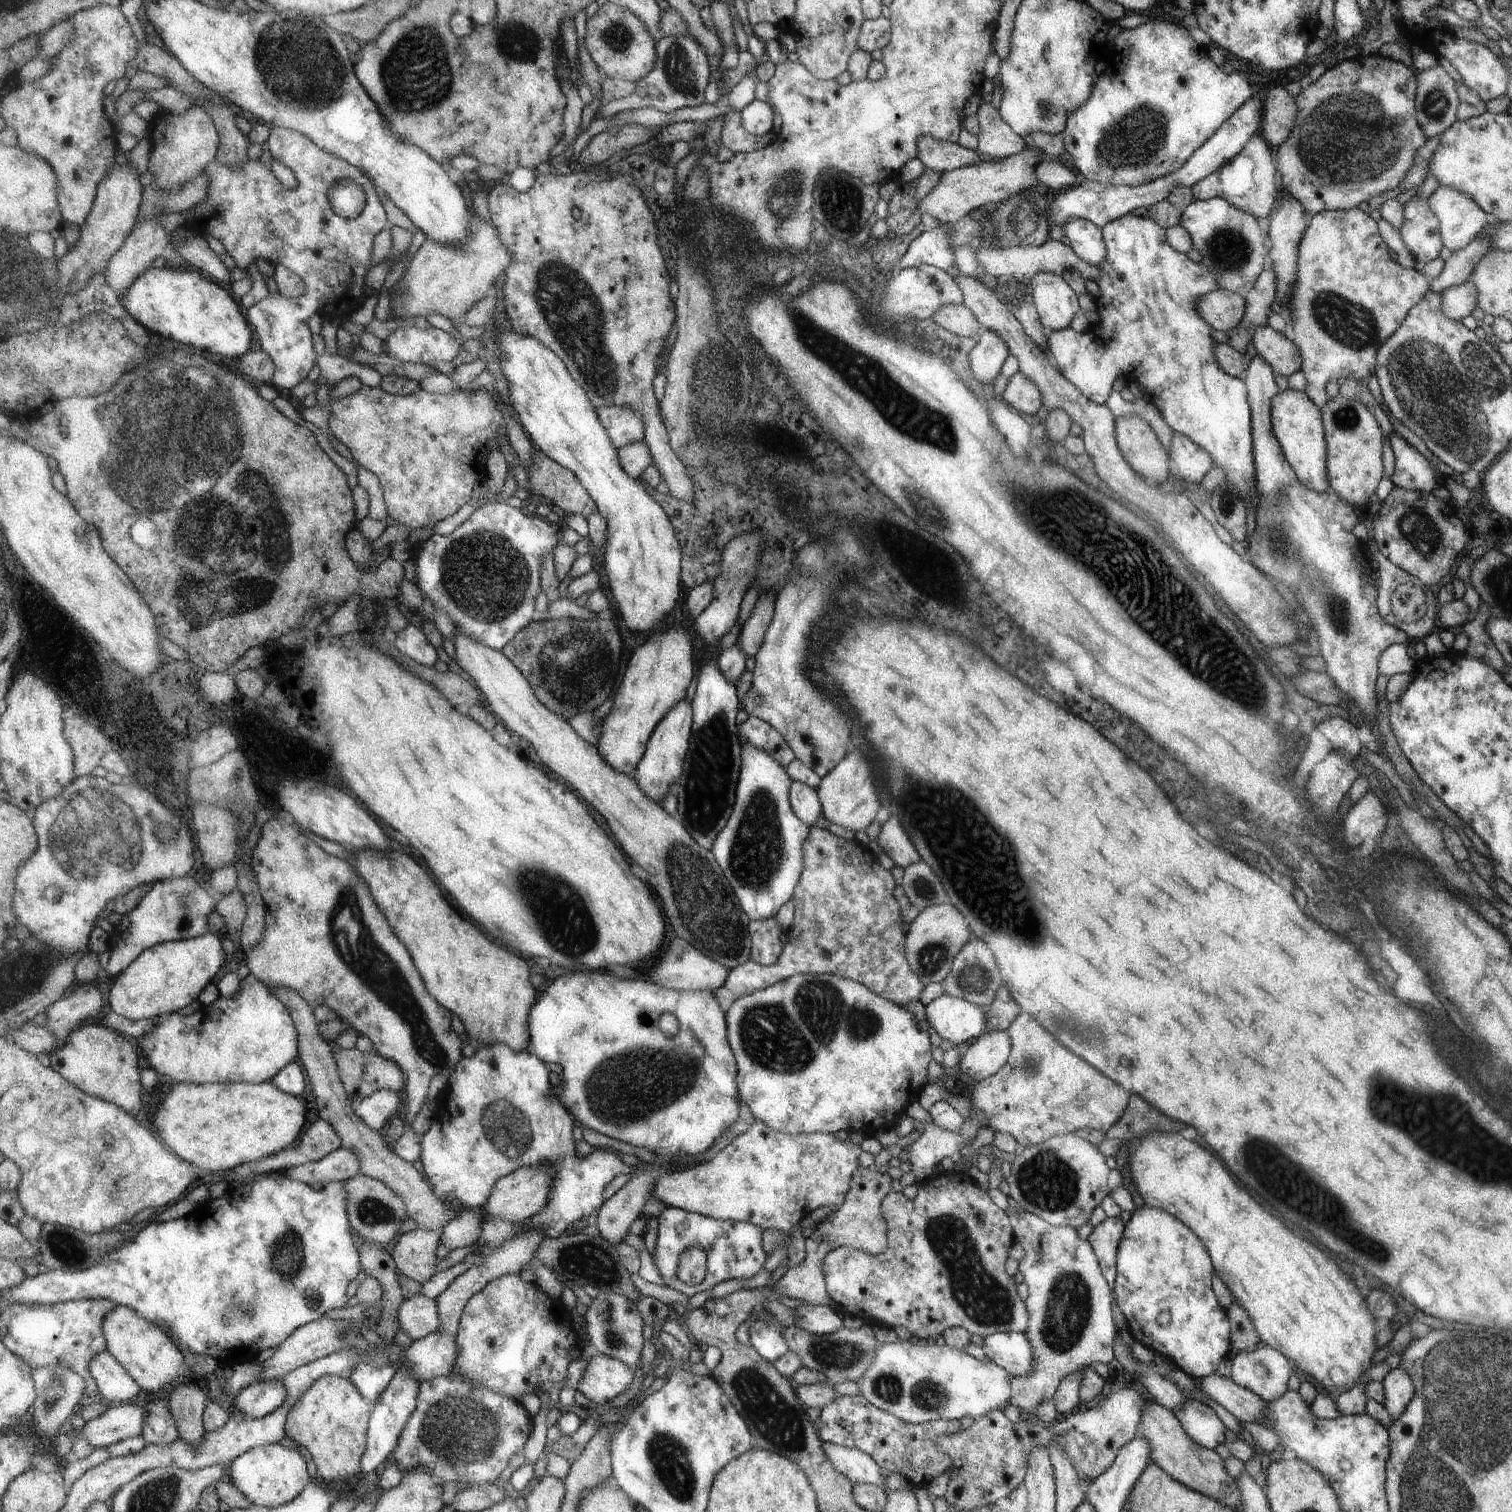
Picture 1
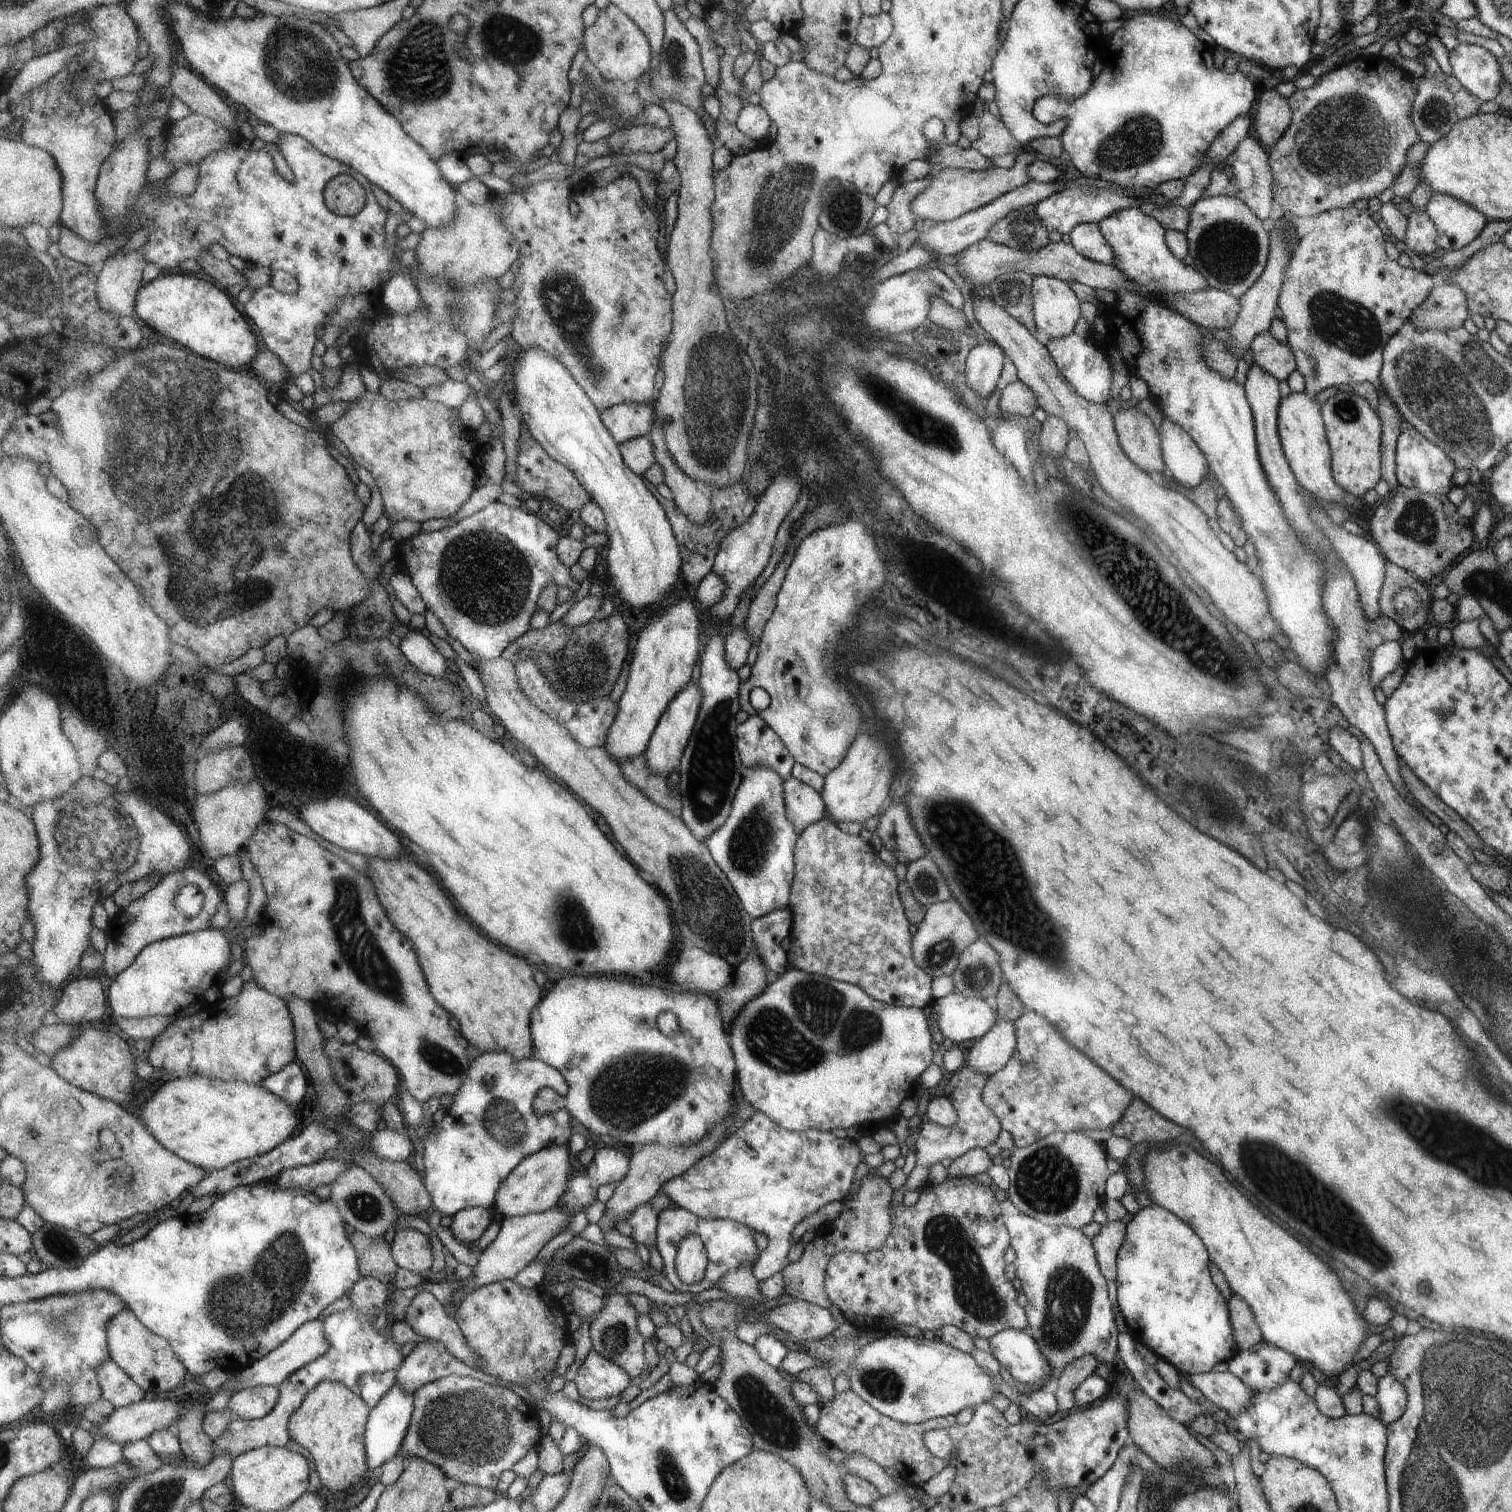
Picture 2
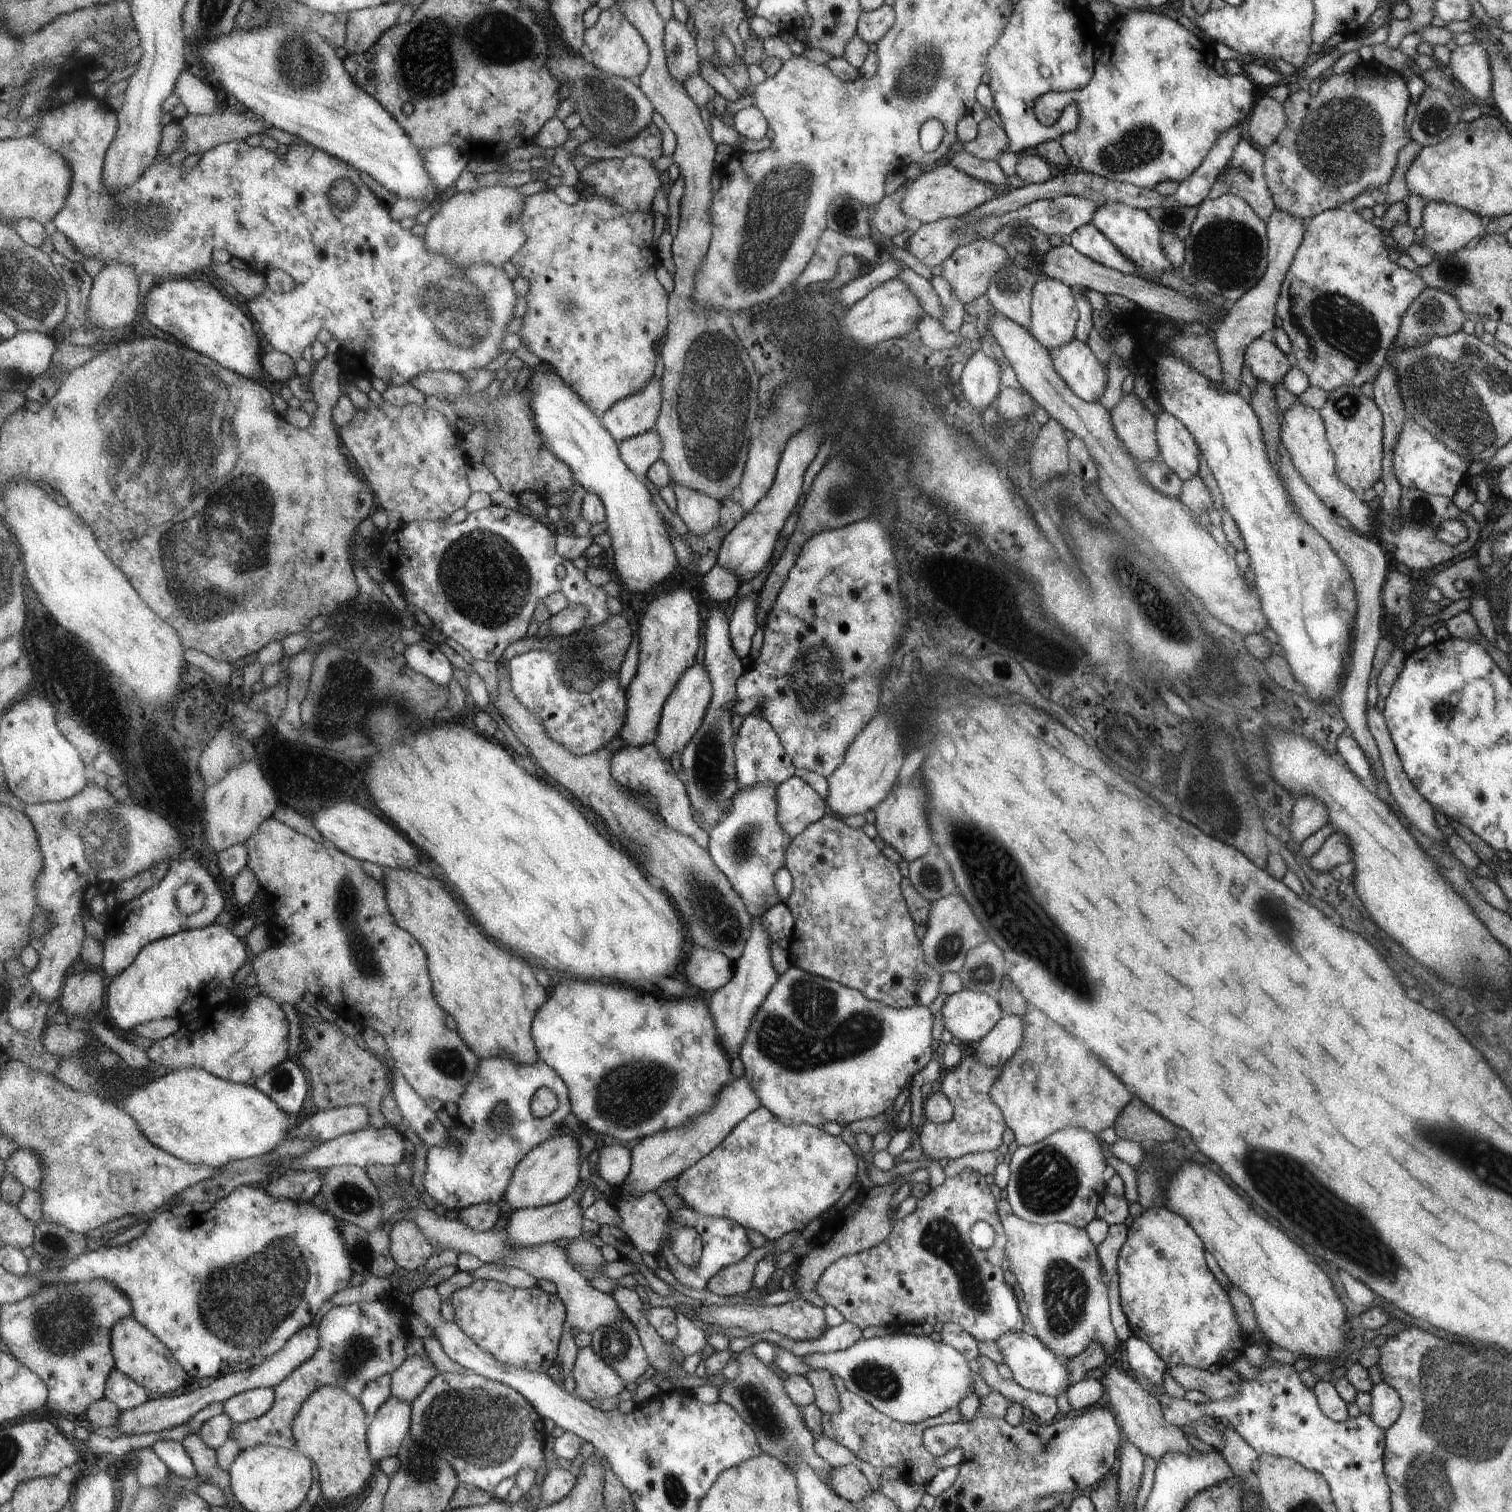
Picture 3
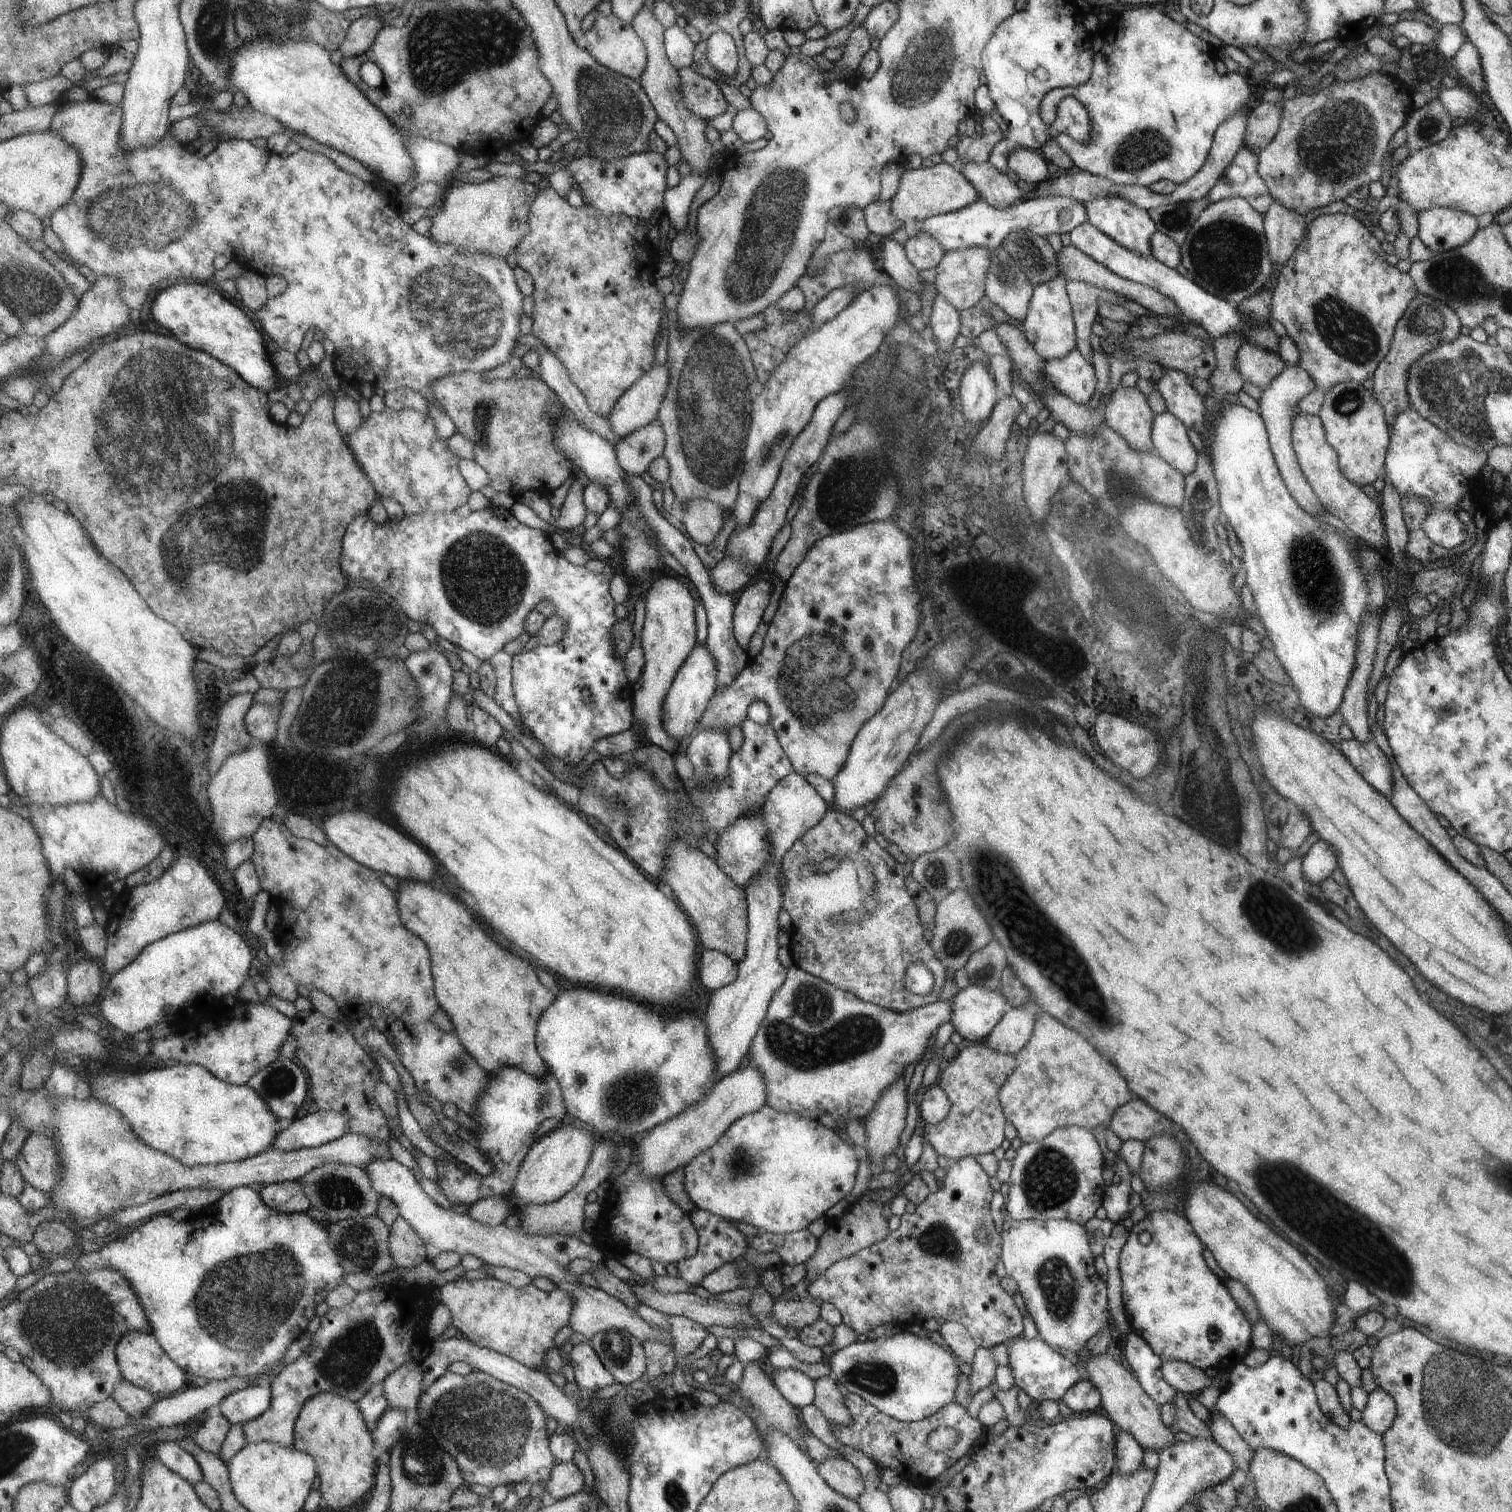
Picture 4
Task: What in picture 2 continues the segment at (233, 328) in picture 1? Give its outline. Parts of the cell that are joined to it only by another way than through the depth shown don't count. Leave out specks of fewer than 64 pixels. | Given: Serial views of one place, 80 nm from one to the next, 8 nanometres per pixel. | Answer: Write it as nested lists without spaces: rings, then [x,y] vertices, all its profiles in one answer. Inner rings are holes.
[[[160,273],[152,281],[142,283],[138,290],[136,298],[136,317],[142,324],[146,324],[152,330],[155,330],[180,342],[187,349],[194,350],[203,357],[209,357],[215,362],[223,363],[229,368],[245,368],[251,369],[252,360],[259,352],[259,338],[255,336],[255,332],[251,330],[249,322],[245,320],[245,313],[242,308],[234,301],[225,289],[219,289],[215,284],[188,276],[187,274],[164,274]]]

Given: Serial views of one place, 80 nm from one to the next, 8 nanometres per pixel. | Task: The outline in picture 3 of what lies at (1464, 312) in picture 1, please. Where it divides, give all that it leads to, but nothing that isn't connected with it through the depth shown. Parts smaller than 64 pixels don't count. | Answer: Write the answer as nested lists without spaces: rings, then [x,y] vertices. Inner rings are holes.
[[[1433,287],[1425,288],[1414,298],[1414,301],[1411,301],[1409,309],[1403,313],[1394,342],[1402,350],[1408,349],[1413,345],[1422,345],[1423,342],[1428,341],[1433,335],[1447,336],[1458,331],[1461,329],[1463,320],[1465,318],[1456,296]]]

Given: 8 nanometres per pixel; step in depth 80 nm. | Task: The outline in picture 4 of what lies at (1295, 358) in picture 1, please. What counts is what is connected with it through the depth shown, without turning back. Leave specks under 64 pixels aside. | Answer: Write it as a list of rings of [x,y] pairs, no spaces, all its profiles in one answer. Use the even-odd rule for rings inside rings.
[[[1243,343],[1236,352],[1236,369],[1241,378],[1258,387],[1266,387],[1287,366],[1275,351]]]

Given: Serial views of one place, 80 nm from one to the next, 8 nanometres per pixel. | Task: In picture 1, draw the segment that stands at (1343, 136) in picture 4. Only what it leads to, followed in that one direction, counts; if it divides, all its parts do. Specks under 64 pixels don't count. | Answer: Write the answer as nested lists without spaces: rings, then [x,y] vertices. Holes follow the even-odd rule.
[[[1379,53],[1367,56],[1357,54],[1350,59],[1341,60],[1338,64],[1327,66],[1323,74],[1295,96],[1298,107],[1298,114],[1294,118],[1294,128],[1290,130],[1290,136],[1285,142],[1272,149],[1273,160],[1277,165],[1277,181],[1279,189],[1287,191],[1297,202],[1302,203],[1303,210],[1308,216],[1322,211],[1345,211],[1357,207],[1359,202],[1367,201],[1372,196],[1381,195],[1385,190],[1391,190],[1399,186],[1403,177],[1409,173],[1414,158],[1423,143],[1427,140],[1422,130],[1417,126],[1417,120],[1413,116],[1413,96],[1415,94],[1415,74],[1411,72],[1411,67],[1403,65],[1400,61],[1394,61],[1388,57],[1383,57]]]

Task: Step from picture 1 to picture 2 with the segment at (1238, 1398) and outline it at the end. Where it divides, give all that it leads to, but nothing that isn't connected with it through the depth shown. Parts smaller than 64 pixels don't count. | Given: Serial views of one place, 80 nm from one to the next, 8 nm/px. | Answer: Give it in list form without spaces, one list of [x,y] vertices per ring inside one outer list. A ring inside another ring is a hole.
[[[1229,1371],[1205,1373],[1179,1373],[1184,1376],[1215,1407],[1226,1410],[1229,1417],[1236,1417],[1251,1402],[1252,1388],[1243,1384]]]

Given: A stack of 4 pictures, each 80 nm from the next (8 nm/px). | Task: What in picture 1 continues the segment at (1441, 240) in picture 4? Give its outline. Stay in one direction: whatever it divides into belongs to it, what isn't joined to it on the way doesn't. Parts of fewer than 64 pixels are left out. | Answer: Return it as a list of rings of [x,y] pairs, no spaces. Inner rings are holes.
[[[1439,185],[1426,201],[1430,210],[1439,215],[1443,244],[1450,251],[1462,249],[1491,221],[1474,199],[1449,185]]]

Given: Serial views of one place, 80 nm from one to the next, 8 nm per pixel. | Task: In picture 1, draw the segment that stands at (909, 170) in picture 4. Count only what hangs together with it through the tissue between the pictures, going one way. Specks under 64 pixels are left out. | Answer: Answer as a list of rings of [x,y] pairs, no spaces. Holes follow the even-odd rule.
[[[1025,147],[1017,154],[1002,159],[984,159],[970,165],[941,173],[939,182],[919,201],[918,209],[929,214],[939,223],[952,225],[957,219],[966,216],[982,205],[994,205],[1006,201],[1012,195],[1035,187],[1038,182],[1037,166],[1041,161],[1049,160],[1042,150]]]

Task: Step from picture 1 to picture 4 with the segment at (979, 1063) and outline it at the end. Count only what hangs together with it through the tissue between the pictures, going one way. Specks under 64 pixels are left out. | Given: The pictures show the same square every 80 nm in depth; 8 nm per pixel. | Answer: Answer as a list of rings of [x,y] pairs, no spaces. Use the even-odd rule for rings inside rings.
[[[1033,1000],[1010,1008],[986,1036],[984,1045],[995,1052],[1014,1055],[1030,1040],[1030,1030],[1038,1012],[1039,1008]]]

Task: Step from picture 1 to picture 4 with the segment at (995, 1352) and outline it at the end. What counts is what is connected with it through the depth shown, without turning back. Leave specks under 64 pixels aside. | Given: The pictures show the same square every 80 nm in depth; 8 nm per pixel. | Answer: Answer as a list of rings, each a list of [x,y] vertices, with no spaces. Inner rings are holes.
[[[1017,1337],[1005,1342],[1008,1366],[1012,1372],[1014,1383],[1018,1389],[1023,1390],[1033,1400],[1039,1401],[1056,1401],[1061,1399],[1070,1386],[1073,1386],[1079,1377],[1075,1366],[1063,1357],[1054,1348],[1051,1348],[1046,1342],[1037,1337],[1026,1339]]]

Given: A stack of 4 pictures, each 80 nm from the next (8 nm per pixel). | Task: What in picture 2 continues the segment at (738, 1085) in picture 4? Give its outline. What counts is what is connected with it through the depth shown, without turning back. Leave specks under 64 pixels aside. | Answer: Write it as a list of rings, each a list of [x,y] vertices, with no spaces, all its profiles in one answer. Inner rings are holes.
[[[730,1118],[724,1119],[722,1123],[716,1125],[716,1128],[710,1133],[710,1136],[697,1145],[677,1145],[670,1147],[661,1143],[651,1143],[635,1149],[630,1158],[630,1171],[616,1188],[613,1196],[605,1203],[606,1211],[598,1221],[603,1232],[609,1232],[617,1228],[619,1222],[628,1218],[641,1205],[649,1203],[651,1198],[655,1198],[662,1186],[672,1178],[682,1175],[688,1168],[697,1164],[705,1155],[711,1154],[717,1144],[723,1140],[723,1133],[731,1123]]]

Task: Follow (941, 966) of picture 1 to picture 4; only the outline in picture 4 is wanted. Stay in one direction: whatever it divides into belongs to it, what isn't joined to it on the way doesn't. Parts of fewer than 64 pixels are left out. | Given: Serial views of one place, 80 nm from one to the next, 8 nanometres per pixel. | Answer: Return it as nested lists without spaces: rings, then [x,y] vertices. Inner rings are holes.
[[[966,888],[957,889],[938,900],[934,912],[934,929],[928,942],[934,954],[946,968],[956,971],[965,966],[970,954],[993,940],[990,926],[974,903],[974,898]]]

